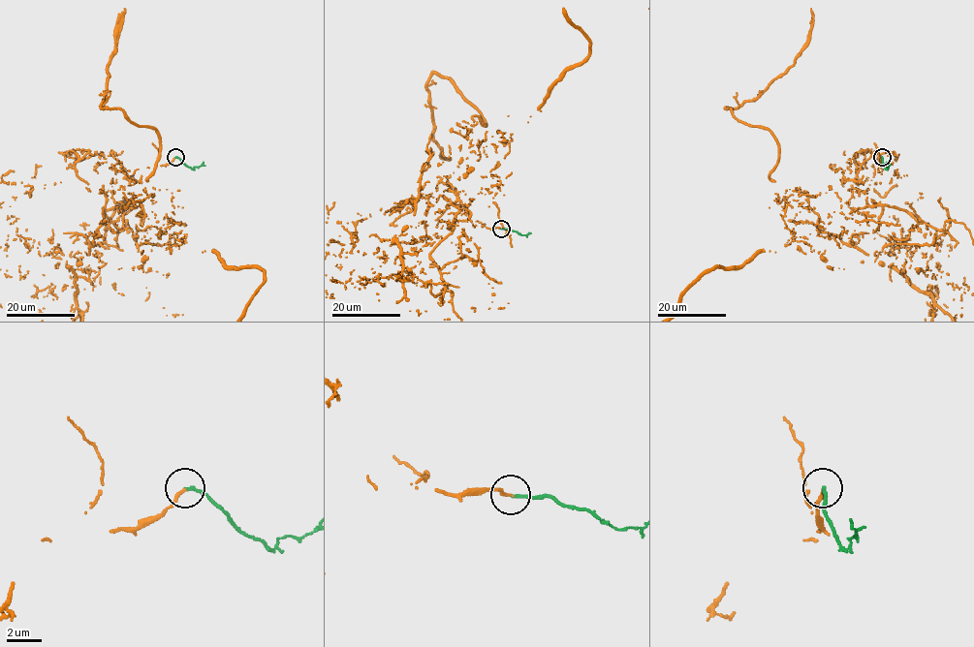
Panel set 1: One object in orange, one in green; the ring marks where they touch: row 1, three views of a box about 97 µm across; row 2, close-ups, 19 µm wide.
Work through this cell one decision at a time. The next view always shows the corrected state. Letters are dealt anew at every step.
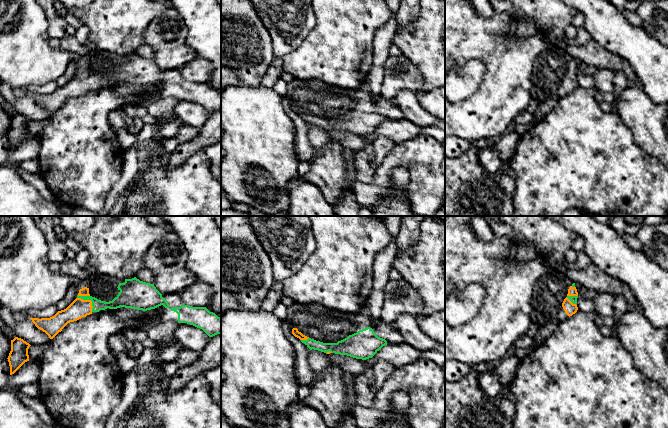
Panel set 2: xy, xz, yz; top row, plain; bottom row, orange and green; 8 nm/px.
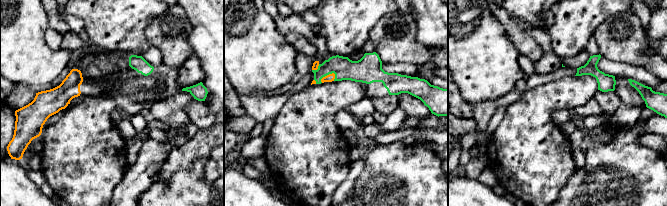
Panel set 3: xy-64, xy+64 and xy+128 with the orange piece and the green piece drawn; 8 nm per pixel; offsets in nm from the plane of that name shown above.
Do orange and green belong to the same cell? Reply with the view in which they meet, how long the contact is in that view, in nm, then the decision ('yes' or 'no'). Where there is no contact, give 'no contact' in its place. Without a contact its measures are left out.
xy | 180 nm | yes

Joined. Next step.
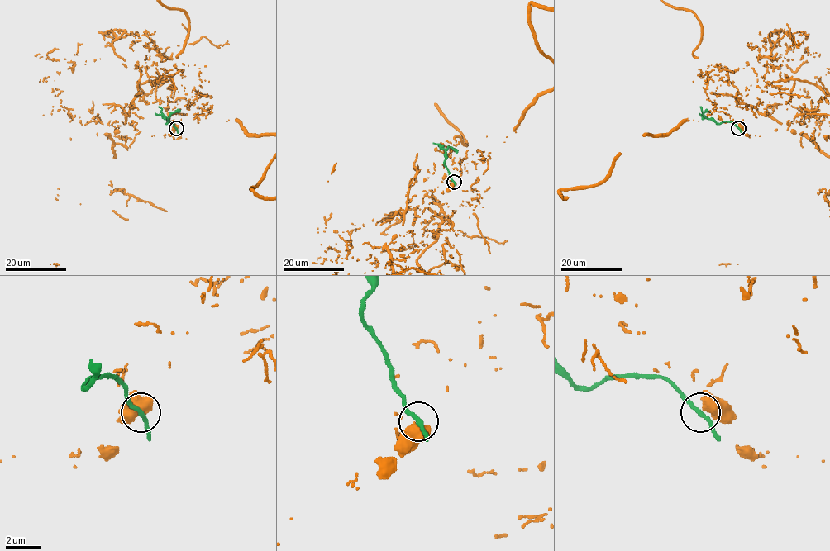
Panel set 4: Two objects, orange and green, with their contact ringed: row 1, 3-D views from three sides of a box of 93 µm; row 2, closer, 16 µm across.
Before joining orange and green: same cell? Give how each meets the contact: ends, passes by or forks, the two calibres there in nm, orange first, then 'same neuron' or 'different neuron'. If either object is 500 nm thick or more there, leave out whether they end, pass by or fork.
calibres 750 and 220 nm; different neuron

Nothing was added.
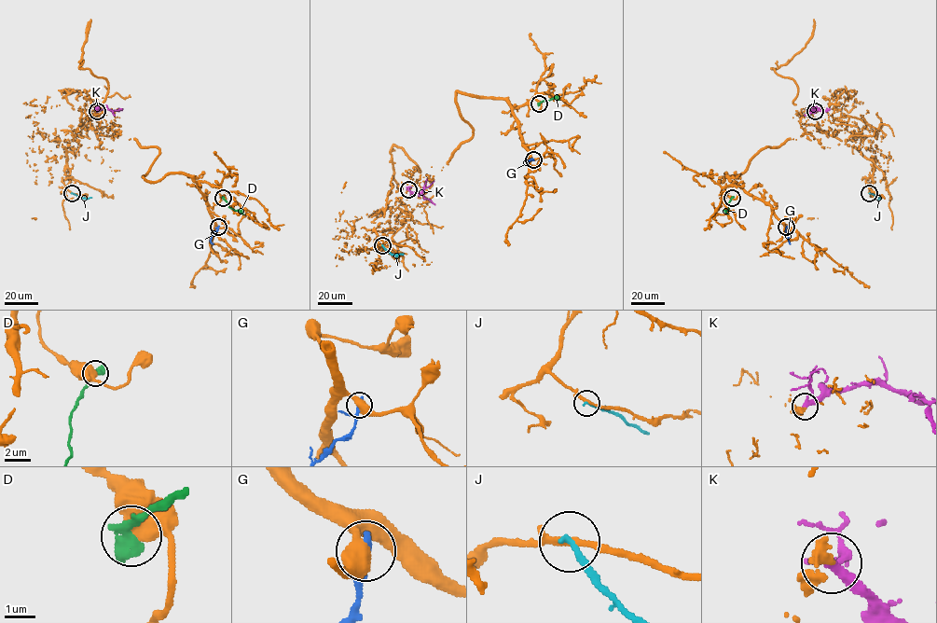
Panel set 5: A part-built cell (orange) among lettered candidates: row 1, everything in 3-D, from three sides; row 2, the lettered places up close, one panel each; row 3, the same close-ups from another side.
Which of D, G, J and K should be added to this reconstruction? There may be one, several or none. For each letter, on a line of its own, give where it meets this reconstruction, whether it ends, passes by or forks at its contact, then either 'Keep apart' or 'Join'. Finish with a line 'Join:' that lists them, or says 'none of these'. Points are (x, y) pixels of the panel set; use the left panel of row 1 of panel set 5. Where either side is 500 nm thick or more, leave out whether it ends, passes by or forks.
D: Touches orange at (223, 198). Keep apart
G: Touches orange at (218, 227). Keep apart
J: Touches orange at (72, 193). It ends there. Keep apart
K: Touches orange at (97, 111). It passes by. Join
Join: K

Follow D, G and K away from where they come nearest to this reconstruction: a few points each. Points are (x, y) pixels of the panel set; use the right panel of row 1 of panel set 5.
D: (732, 197), (725, 211), (727, 214)
G: (786, 227), (790, 243)
K: (815, 111), (830, 108)

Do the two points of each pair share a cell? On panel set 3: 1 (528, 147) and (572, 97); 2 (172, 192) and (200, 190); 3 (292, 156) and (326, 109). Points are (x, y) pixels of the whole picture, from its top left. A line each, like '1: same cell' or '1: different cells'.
1: same cell
2: same cell
3: same cell

